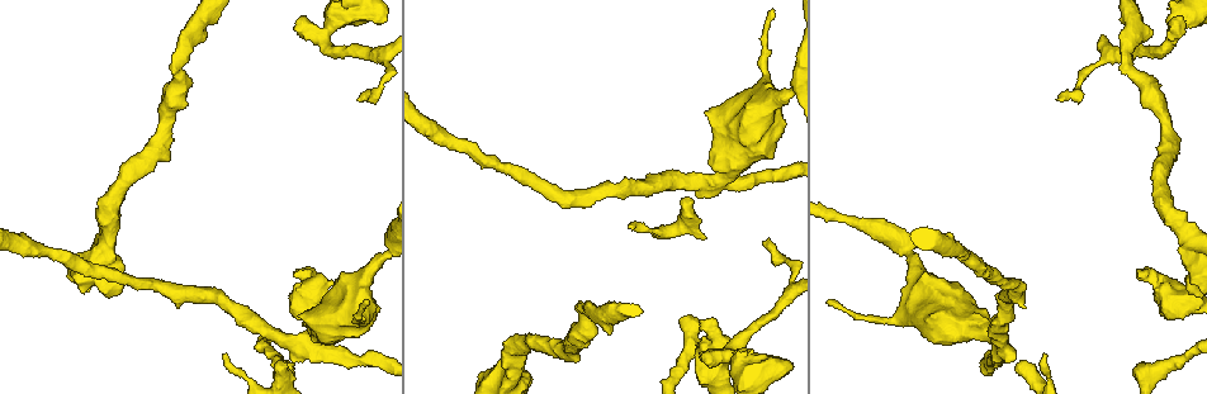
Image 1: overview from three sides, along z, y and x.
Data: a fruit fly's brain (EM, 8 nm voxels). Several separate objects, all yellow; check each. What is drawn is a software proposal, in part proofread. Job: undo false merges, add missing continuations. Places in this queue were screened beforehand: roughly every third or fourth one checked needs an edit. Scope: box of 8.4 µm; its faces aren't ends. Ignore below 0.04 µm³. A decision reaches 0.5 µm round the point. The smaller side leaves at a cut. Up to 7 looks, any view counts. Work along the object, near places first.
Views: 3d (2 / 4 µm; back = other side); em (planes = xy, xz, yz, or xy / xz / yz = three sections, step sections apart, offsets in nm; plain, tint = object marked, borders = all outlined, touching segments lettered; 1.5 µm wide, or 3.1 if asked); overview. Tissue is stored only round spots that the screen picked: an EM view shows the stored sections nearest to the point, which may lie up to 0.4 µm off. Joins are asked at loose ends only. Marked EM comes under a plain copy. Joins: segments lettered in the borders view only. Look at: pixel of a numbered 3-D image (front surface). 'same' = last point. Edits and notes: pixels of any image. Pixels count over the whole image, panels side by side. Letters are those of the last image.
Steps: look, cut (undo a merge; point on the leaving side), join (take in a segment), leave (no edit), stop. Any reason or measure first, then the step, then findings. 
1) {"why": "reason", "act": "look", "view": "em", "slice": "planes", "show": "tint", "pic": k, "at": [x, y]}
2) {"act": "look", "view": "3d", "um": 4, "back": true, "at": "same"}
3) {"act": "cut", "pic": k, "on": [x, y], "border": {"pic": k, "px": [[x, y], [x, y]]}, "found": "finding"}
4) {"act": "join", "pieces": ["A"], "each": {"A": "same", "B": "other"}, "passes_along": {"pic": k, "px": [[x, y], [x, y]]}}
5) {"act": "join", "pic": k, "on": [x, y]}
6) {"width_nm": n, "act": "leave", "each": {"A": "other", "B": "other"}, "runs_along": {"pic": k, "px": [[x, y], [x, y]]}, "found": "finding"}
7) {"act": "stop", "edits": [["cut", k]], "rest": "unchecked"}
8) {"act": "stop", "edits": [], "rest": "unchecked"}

{"why": "stops while still wide", "act": "look", "view": "em", "slice": "xy", "step": 4, "show": "borders", "pic": 1, "at": [1015, 360]}

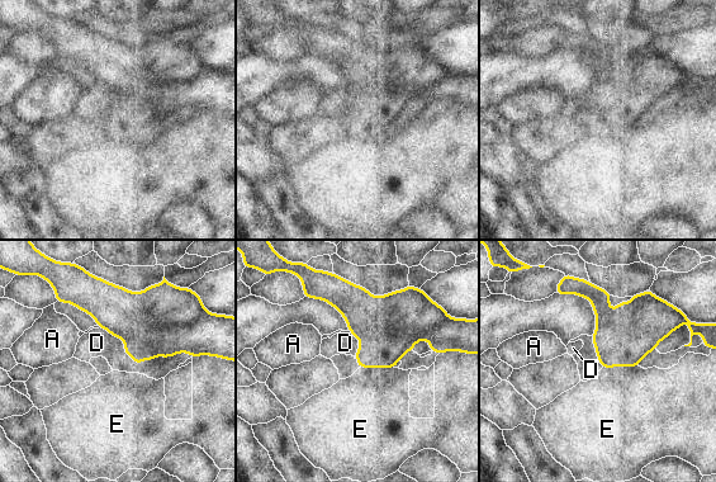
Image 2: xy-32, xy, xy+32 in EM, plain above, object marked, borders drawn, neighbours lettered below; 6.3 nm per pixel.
{"why": "cut it another way", "act": "look", "view": "em", "slice": "planes", "show": "borders", "at": "same"}

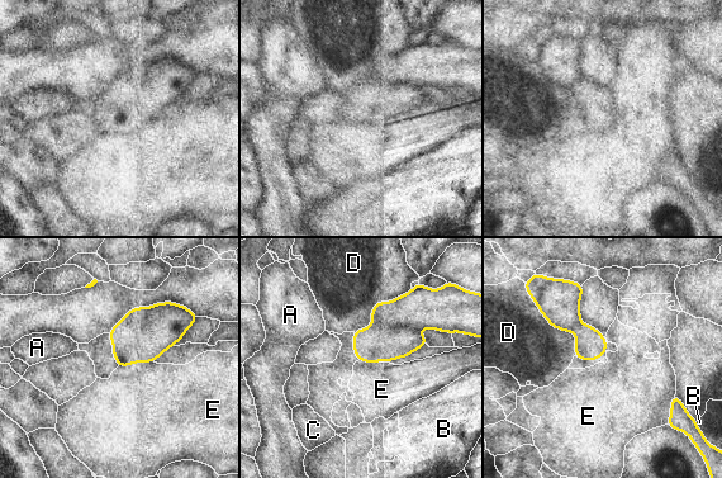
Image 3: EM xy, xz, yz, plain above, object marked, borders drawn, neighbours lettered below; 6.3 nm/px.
{"act": "cut", "pic": 3, "on": [422, 307], "each": {"A": "other", "B": "other", "C": "other", "D": "other", "E": "other"}, "border": {"pic": 3, "px": [[370, 325], [412, 326], [419, 330]]}, "found": "a second neuron is stuck on"}

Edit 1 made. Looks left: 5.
{"why": "tapers out", "act": "look", "view": "3d", "um": 4, "pic": 1, "at": [1062, 101]}

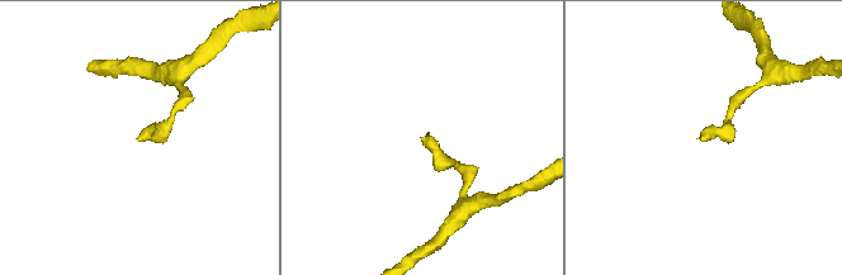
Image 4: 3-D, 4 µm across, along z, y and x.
{"act": "look", "view": "em", "slice": "yz", "step": 4, "show": "tint", "pic": 4, "at": [420, 137]}

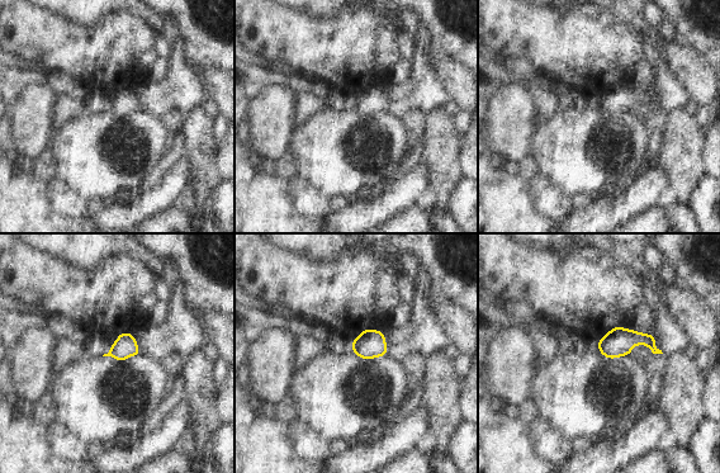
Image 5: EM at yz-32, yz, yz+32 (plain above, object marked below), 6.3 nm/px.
{"act": "look", "view": "em", "slice": "planes", "show": "borders", "at": "same"}

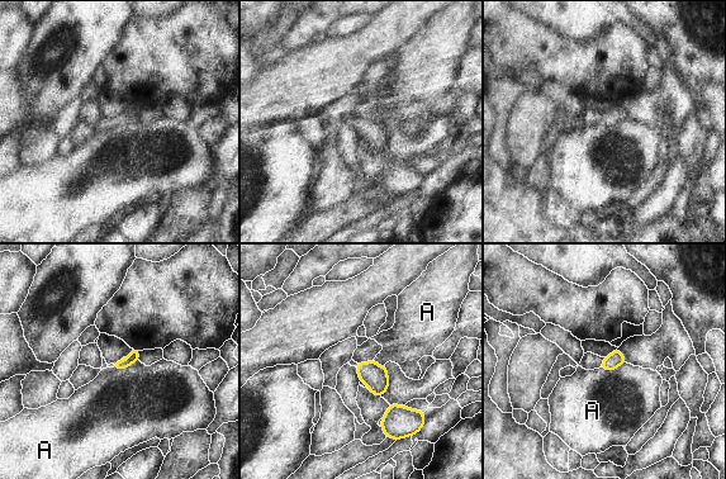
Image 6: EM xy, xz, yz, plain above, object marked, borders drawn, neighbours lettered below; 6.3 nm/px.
{"act": "leave", "each": {"A": "other"}, "border": {"pic": 6, "px": [[138, 360], [122, 369], [113, 368]]}, "found": "none of them fits"}

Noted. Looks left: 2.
{"act": "look", "view": "3d", "um": 2, "back": true, "pic": 1, "at": [707, 364]}

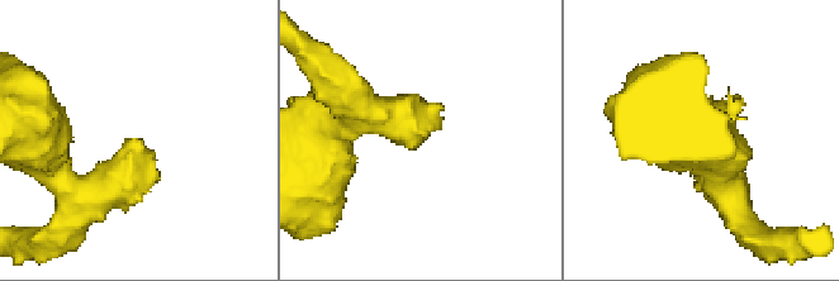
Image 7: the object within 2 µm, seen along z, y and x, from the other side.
{"why": "now the EM", "act": "look", "view": "em", "slice": "planes", "show": "borders", "pic": 7, "at": [139, 142]}

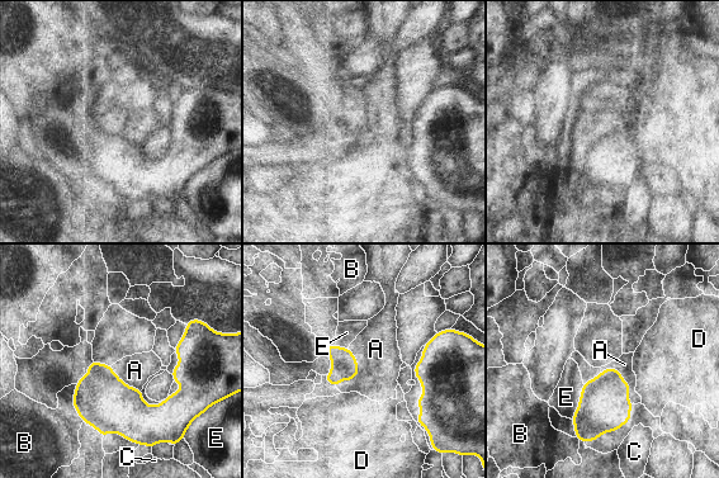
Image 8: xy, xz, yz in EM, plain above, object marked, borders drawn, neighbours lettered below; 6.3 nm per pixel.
{"act": "leave", "each": {"A": "other", "B": "other", "C": "other", "D": "other", "E": "other"}, "border": {"pic": 8, "px": [[583, 383], [614, 368], [632, 403]]}, "found": "no lettered segment goes on from it"}

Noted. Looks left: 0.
{"act": "stop", "edits": [["cut", 3]], "rest": "unchecked"}

